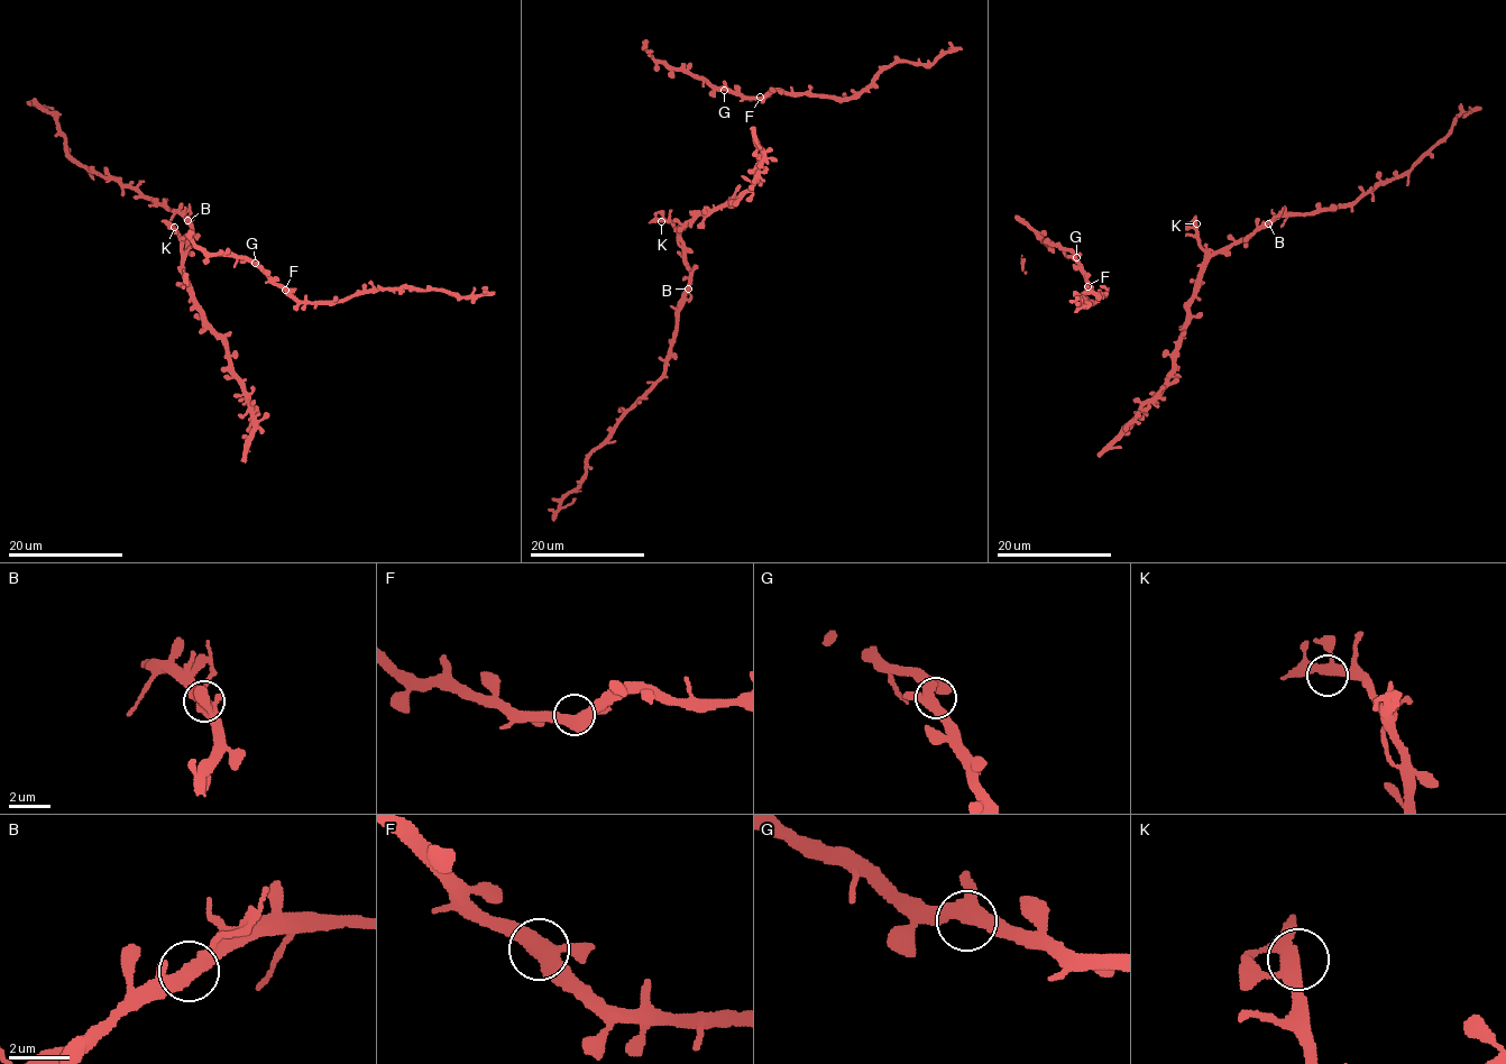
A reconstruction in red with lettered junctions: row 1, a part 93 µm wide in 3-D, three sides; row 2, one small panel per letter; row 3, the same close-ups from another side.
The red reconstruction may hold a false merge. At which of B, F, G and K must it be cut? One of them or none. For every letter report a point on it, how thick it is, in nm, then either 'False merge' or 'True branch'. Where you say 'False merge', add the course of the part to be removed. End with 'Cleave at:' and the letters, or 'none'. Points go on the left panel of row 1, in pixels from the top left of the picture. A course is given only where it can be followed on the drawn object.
B: Place: (187, 220). Thickness 400 nm. True branch
F: Place: (285, 290). Thickness 480 nm. True branch
G: Place: (255, 263). Thickness 400 nm. True branch
K: Place: (174, 227). Thickness 400 nm. True branch
Cleave at: none

